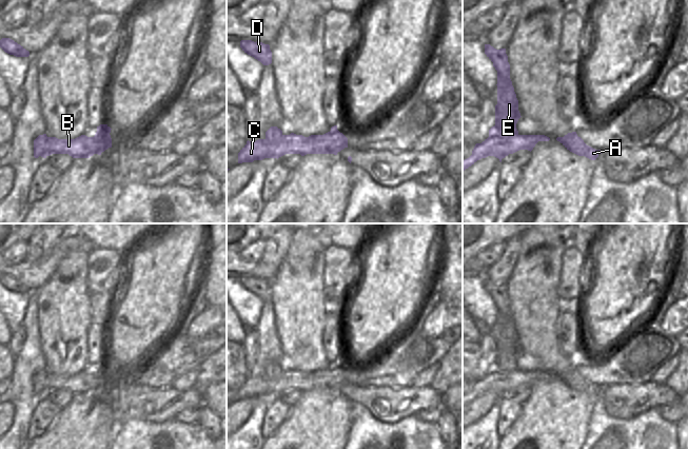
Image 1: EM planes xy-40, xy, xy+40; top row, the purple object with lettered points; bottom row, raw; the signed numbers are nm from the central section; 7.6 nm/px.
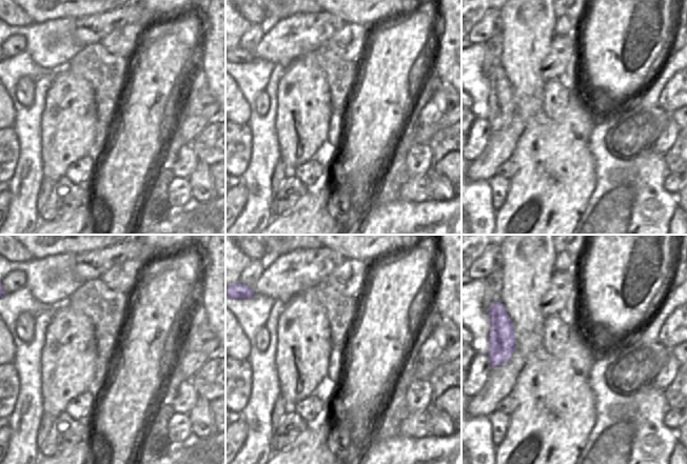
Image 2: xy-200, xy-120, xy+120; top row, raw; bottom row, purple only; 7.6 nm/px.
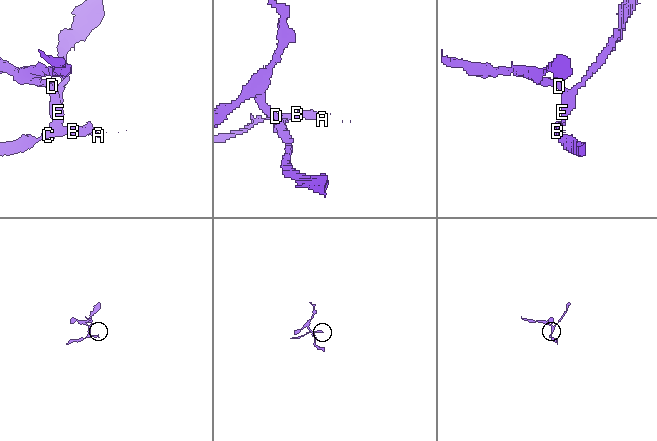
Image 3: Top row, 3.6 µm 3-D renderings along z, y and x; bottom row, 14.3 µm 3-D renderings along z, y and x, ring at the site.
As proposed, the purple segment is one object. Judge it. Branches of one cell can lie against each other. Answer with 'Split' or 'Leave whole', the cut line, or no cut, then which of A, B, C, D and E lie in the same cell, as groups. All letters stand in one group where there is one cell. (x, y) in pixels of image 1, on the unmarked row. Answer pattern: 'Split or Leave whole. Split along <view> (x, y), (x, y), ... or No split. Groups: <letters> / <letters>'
Split. Split along xy+40 (517, 370), (489, 373). Groups: A B C / D E

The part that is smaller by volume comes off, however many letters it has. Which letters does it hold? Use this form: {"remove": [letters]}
{"remove": ["A", "B", "C"]}

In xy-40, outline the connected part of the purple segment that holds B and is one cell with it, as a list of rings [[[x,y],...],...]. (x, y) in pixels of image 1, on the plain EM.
[[[107,360],[97,363],[94,373],[81,371],[75,375],[58,375],[48,373],[46,378],[46,392],[52,390],[68,390],[73,394],[90,394],[94,390],[112,384],[111,364]]]

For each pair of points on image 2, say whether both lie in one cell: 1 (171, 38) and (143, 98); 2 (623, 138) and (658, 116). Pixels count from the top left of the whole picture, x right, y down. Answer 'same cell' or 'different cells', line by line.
1: same cell
2: same cell

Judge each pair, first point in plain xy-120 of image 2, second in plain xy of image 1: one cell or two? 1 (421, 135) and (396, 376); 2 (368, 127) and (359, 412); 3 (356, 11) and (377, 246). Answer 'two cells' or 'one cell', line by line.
1: one cell
2: two cells
3: two cells

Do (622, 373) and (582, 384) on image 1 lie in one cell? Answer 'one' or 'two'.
one

